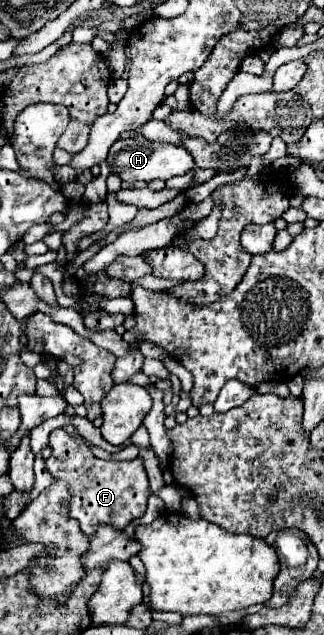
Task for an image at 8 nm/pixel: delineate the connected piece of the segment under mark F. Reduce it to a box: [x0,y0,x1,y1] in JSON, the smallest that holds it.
[45,428,151,536]

